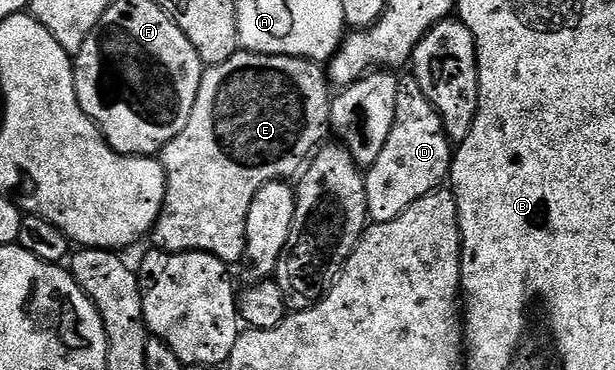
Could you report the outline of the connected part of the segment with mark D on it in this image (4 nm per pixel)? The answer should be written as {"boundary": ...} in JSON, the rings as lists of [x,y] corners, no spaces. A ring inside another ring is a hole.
{"boundary":[[[404,76],[397,87],[397,119],[393,119],[393,131],[389,131],[389,139],[381,150],[381,155],[377,155],[377,163],[373,163],[365,173],[368,218],[376,225],[389,223],[422,197],[434,193],[448,180],[452,156],[453,142],[447,138],[441,115],[437,115],[433,103],[425,99],[425,91],[421,91],[414,76]]]}

